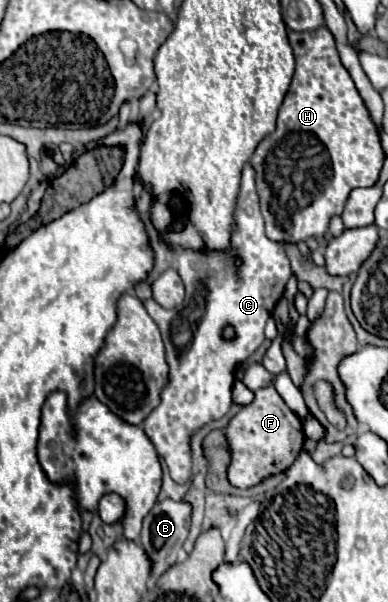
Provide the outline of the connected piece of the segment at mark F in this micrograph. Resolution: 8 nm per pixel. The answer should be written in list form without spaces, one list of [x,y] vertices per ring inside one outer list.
[[[272,380],[272,384],[268,384],[268,386],[264,386],[264,388],[258,388],[258,390],[254,392],[252,404],[248,404],[246,408],[242,408],[242,410],[230,420],[230,424],[224,428],[224,436],[226,436],[228,450],[230,450],[228,480],[230,480],[230,484],[236,486],[236,488],[250,488],[250,486],[256,486],[258,482],[262,482],[262,480],[268,478],[268,476],[274,476],[274,474],[284,472],[286,468],[292,466],[292,462],[296,460],[296,456],[300,454],[302,444],[304,444],[304,432],[302,432],[300,418],[284,404],[282,396],[280,396],[280,394],[276,392],[276,388],[274,388],[274,380]]]

